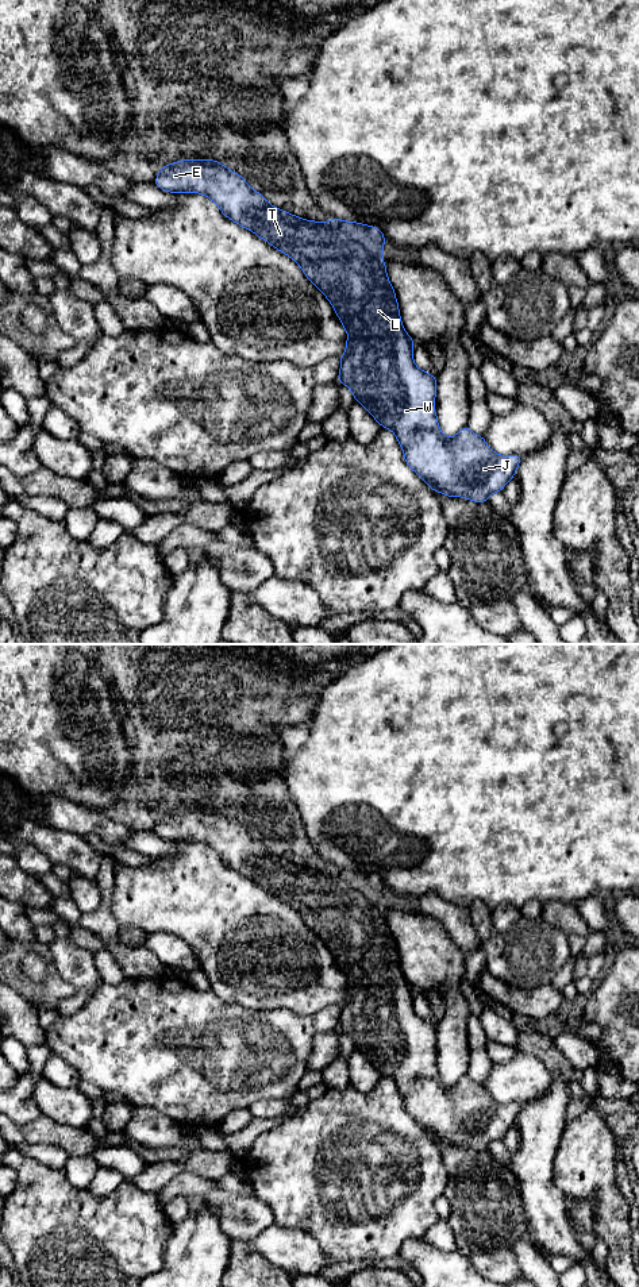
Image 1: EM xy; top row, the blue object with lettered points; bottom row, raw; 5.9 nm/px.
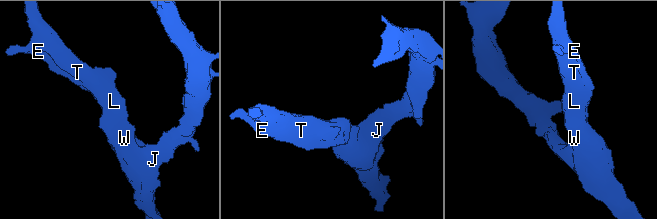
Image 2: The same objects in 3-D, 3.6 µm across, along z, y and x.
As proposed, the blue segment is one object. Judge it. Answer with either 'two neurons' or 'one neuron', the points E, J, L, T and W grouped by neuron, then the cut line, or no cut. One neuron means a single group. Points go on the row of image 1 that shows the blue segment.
one neuron; E J L T W; no cut

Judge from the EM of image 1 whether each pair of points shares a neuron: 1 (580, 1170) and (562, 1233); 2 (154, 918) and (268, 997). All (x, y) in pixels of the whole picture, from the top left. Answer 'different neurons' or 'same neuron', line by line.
1: different neurons
2: same neuron

